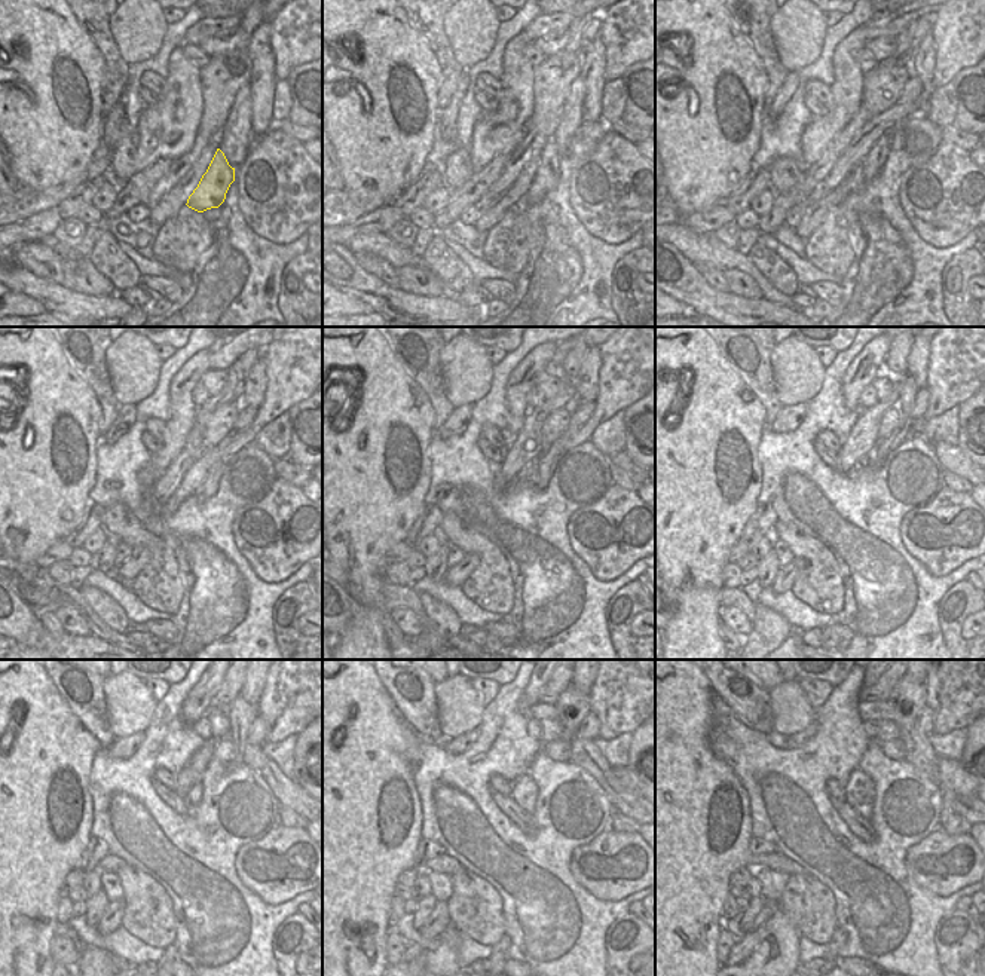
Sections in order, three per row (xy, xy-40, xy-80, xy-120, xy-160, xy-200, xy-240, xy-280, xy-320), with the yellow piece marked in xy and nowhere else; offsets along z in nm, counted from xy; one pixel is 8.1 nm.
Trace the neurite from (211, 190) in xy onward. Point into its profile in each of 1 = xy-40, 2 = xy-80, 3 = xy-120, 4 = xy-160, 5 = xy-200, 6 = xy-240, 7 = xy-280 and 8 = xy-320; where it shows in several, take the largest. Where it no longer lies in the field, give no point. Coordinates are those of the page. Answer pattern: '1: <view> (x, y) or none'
1: xy-40 (545, 179)
2: xy-80 (872, 164)
3: xy-120 (210, 486)
4: xy-160 (547, 461)
5: xy-200 (907, 388)
6: xy-240 (241, 713)
7: xy-280 (572, 704)
8: xy-320 (908, 698)

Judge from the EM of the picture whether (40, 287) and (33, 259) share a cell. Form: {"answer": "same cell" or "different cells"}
{"answer": "different cells"}

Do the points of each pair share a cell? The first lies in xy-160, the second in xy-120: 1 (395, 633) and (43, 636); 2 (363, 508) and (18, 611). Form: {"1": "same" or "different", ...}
{"1": "different", "2": "different"}

